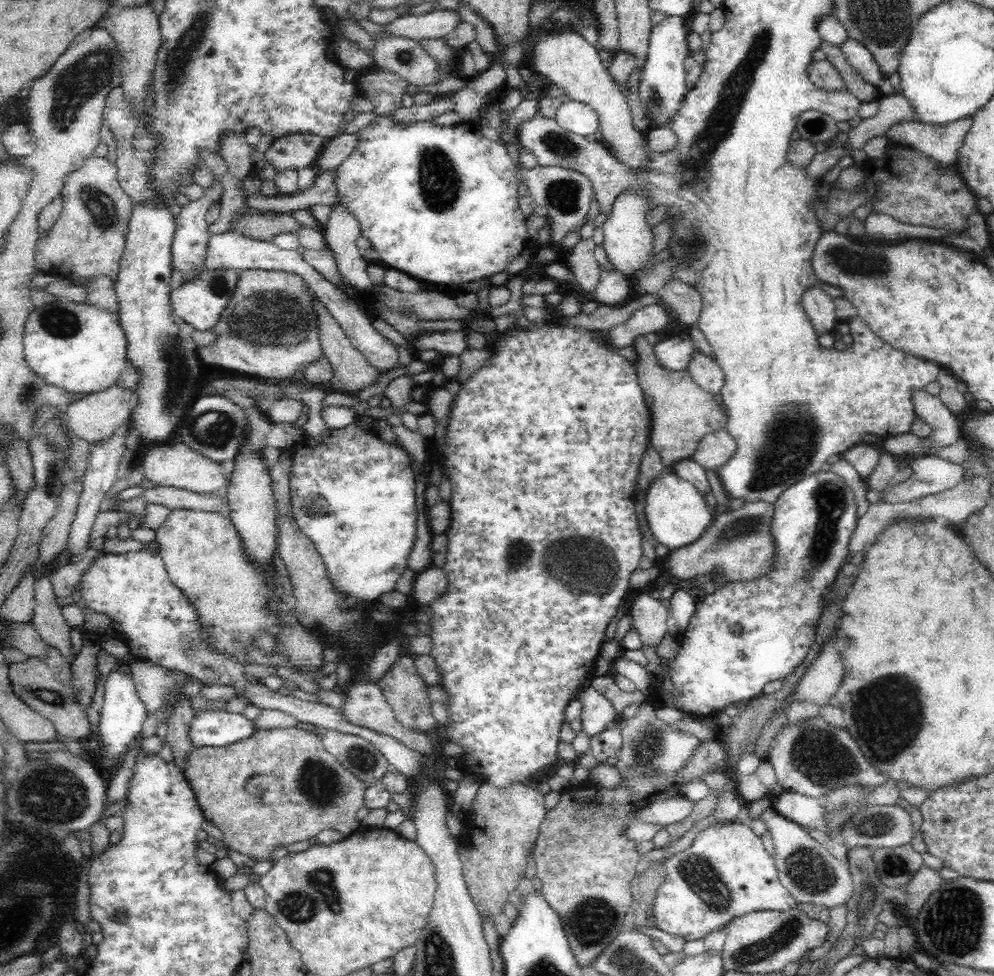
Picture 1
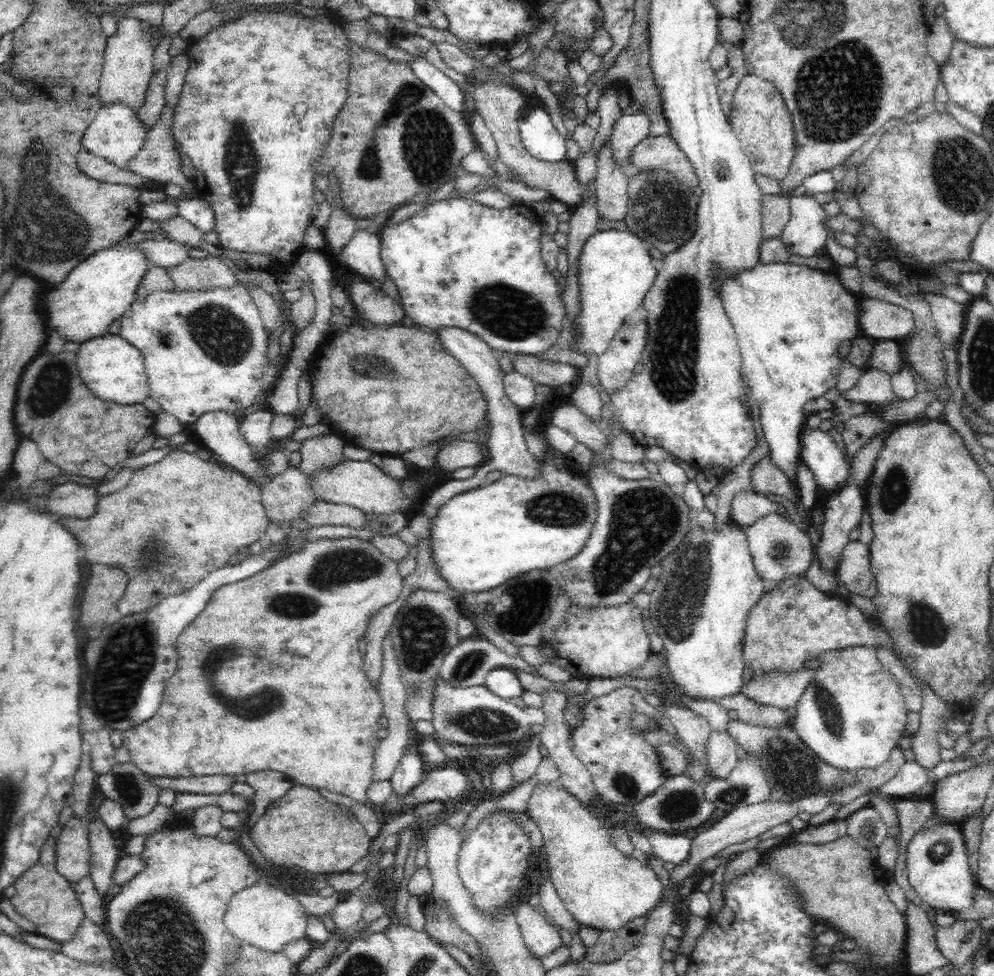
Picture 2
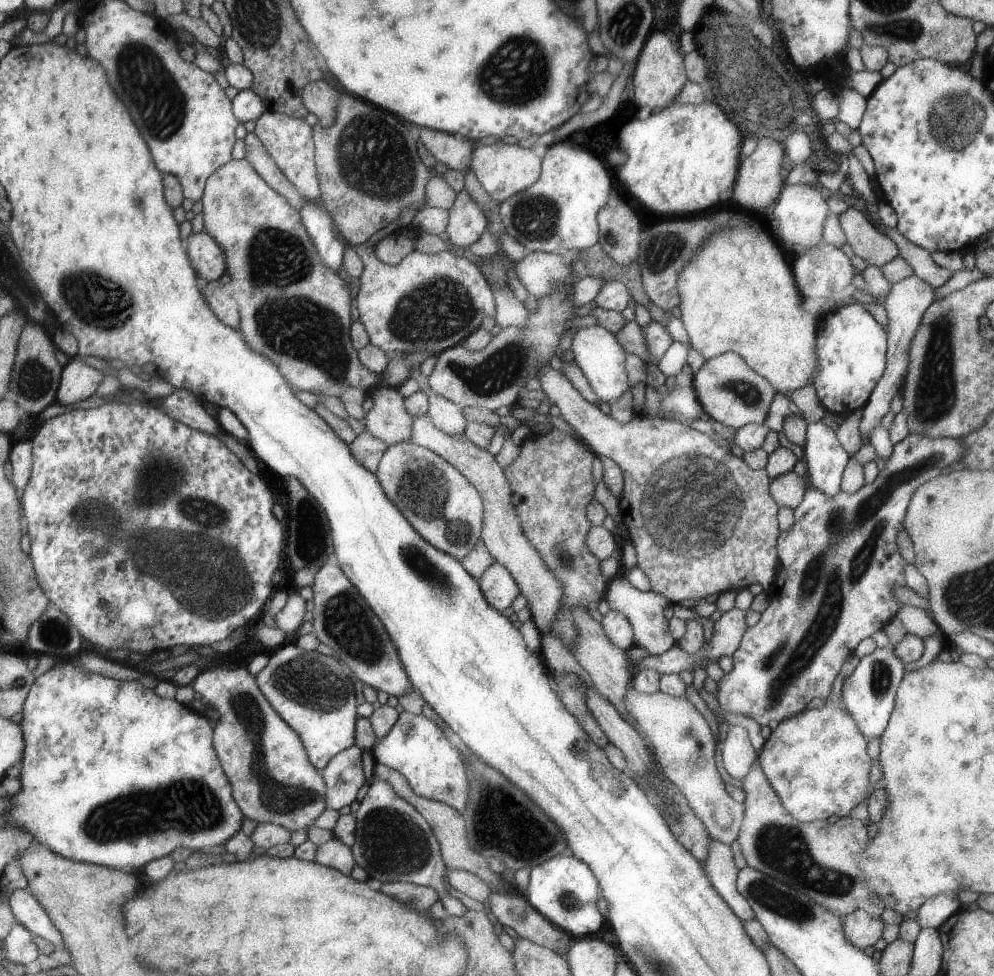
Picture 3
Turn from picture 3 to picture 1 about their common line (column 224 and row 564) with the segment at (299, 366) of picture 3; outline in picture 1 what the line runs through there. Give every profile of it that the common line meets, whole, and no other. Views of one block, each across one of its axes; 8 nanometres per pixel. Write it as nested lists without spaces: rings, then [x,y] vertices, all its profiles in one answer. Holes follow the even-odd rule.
[[[175,509],[156,530],[155,539],[160,543],[161,559],[172,584],[195,605],[195,611],[199,613],[199,624],[203,625],[207,636],[212,638],[212,645],[219,652],[226,652],[227,656],[234,656],[235,660],[249,664],[246,650],[253,646],[253,641],[262,630],[267,632],[268,626],[278,626],[280,620],[268,611],[268,600],[272,596],[272,587],[268,587],[268,575],[245,558],[244,545],[231,519],[214,512]]]

